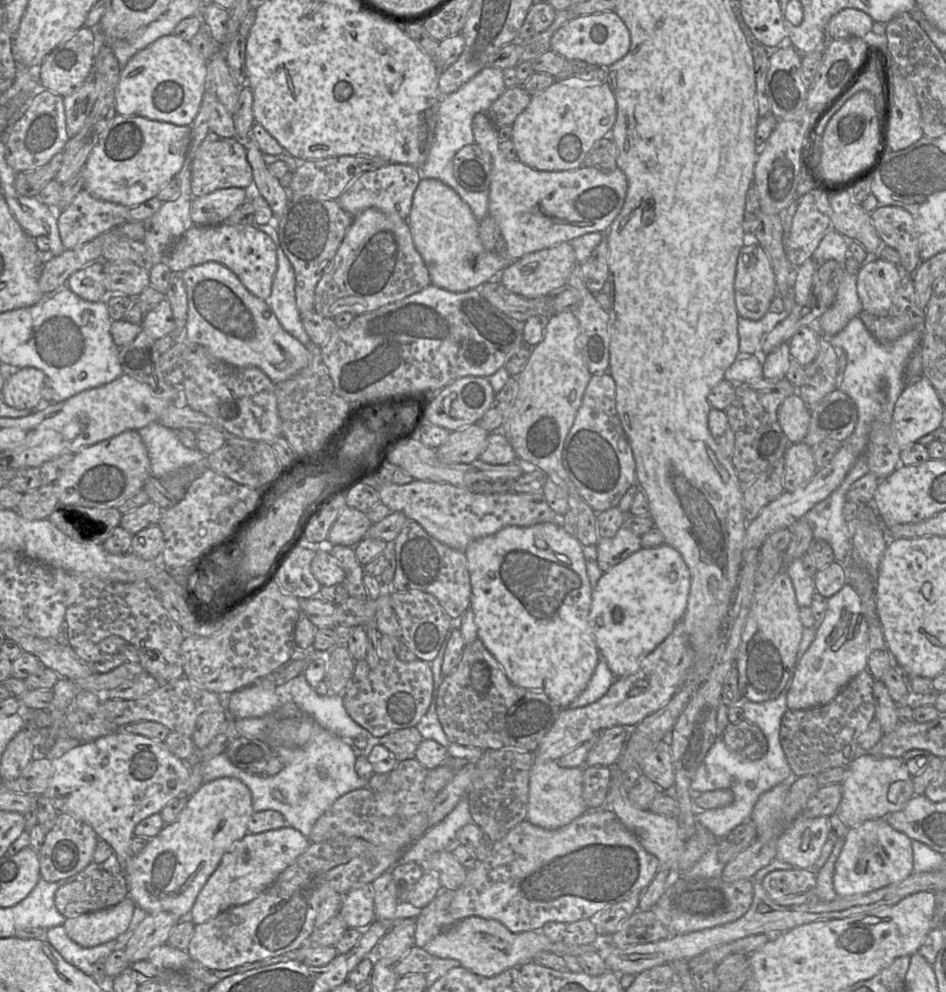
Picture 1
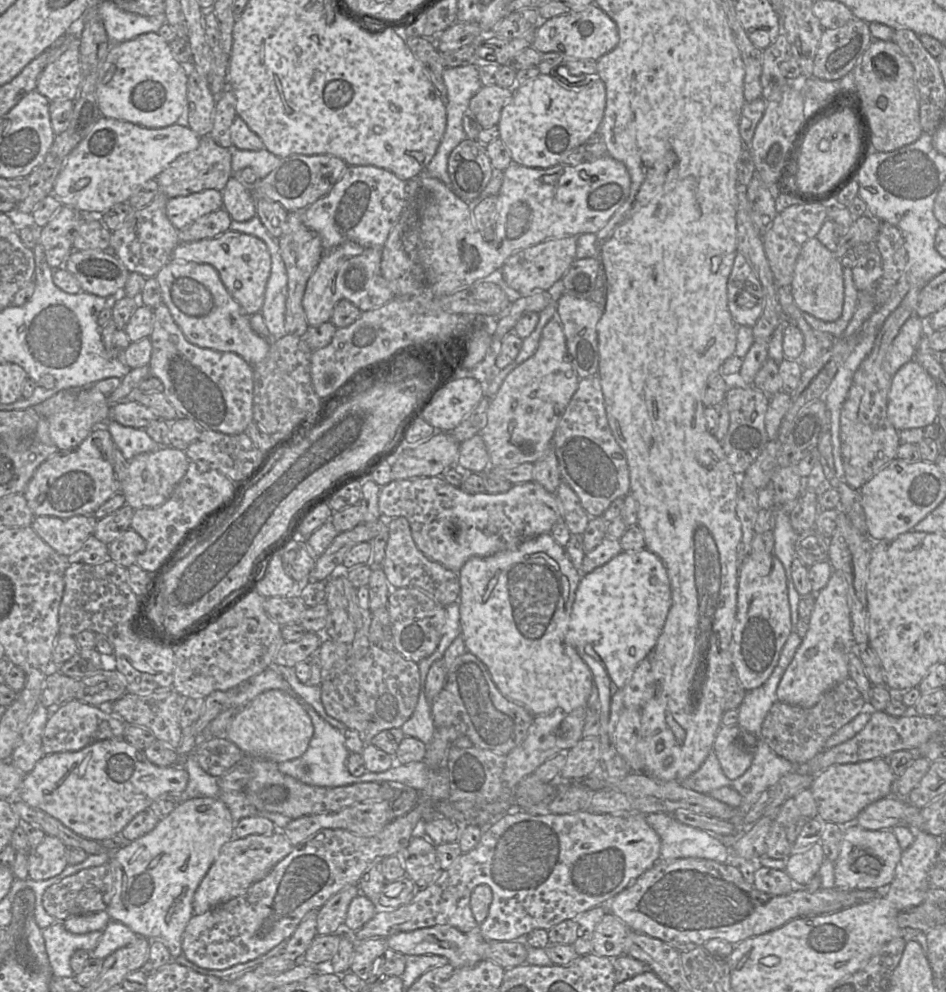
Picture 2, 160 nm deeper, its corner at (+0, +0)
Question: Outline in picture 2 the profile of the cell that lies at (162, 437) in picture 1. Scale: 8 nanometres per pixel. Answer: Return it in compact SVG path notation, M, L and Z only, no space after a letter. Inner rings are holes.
M109 420L104 426L106 426L115 445L127 460L131 460L140 453L155 452L163 447L155 442L144 428L124 426L113 420Z

